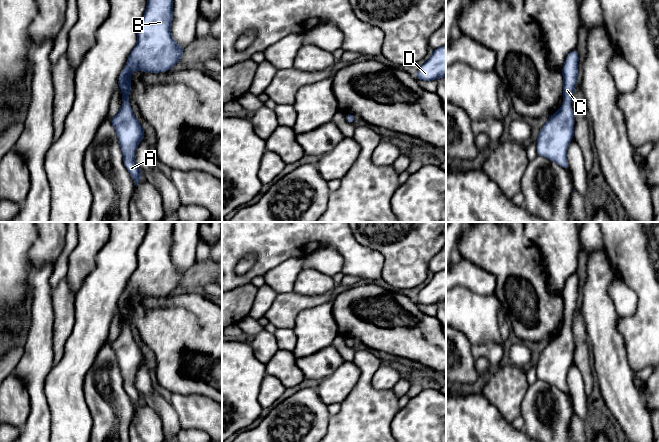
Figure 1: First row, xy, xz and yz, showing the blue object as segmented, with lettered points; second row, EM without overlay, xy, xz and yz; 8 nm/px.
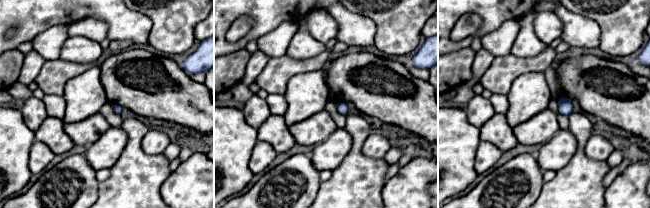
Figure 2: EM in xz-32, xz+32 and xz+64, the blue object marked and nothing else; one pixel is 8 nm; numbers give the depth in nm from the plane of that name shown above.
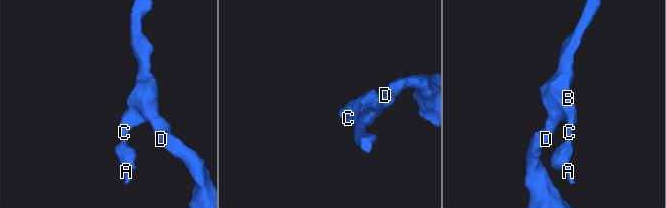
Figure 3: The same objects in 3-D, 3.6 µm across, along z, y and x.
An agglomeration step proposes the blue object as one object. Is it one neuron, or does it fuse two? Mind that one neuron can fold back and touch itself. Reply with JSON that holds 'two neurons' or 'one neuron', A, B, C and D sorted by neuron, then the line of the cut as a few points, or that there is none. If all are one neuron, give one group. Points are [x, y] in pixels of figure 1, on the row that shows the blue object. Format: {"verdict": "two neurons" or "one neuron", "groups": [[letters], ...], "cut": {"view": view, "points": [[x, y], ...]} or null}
{"verdict": "one neuron", "groups": [["A", "B", "C", "D"]], "cut": null}

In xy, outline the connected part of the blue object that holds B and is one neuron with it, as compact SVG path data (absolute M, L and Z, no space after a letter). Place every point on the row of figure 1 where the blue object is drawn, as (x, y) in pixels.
M148 0L145 13L137 26L137 43L131 51L127 63L120 73L118 86L122 91L123 106L119 112L111 118L111 124L116 130L123 154L123 162L126 169L133 178L135 185L141 181L141 170L137 166L134 157L139 143L145 136L145 132L139 121L133 114L129 102L131 92L131 74L134 70L141 70L150 73L160 73L169 71L176 63L179 63L186 48L182 48L174 41L171 34L173 20L173 0Z

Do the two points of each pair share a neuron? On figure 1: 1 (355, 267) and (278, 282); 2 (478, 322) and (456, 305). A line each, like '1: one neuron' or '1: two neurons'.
1: two neurons
2: one neuron

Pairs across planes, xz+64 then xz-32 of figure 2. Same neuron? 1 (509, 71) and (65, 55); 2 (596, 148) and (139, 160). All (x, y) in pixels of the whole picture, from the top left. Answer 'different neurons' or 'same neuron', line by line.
1: different neurons
2: different neurons

